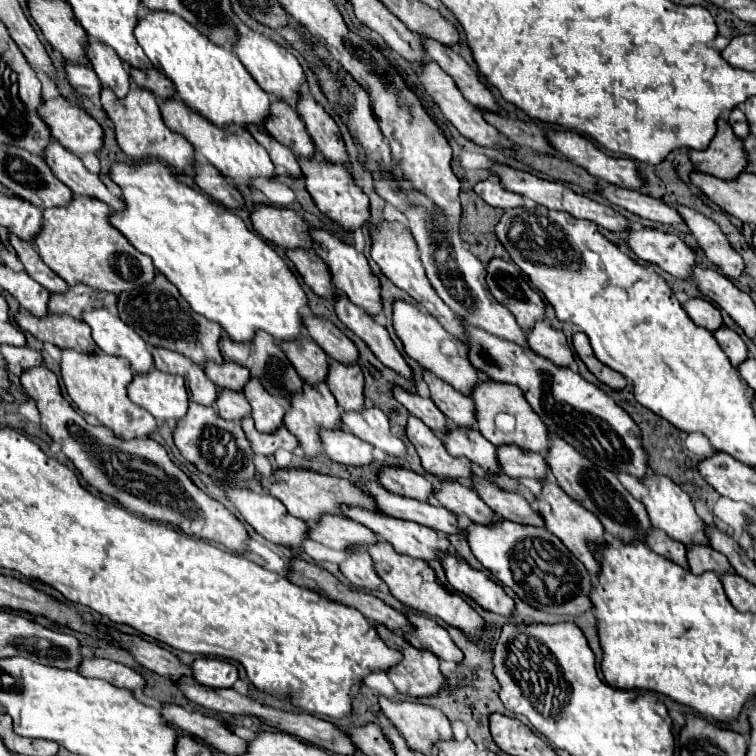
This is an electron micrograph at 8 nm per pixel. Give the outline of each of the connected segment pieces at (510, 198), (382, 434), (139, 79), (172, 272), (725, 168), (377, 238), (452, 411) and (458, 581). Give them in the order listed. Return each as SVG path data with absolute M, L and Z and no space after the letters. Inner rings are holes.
M484 180L484 182L478 182L474 192L490 206L494 208L502 208L502 210L508 210L508 208L516 208L516 206L522 206L524 204L524 198L520 194L514 194L510 190L506 190L502 184L494 182L494 180Z
M364 406L360 412L342 412L342 428L382 448L386 454L402 456L406 452L404 442L390 432L388 416L378 406Z
M128 68L128 74L130 74L130 80L140 86L140 88L146 88L150 92L154 92L156 96L160 98L166 98L166 96L172 96L174 94L174 86L172 86L172 80L168 80L168 76L164 76L160 70L156 68L148 68L148 70L136 70L136 68Z
M144 160L134 164L112 164L108 176L122 188L124 210L110 214L110 224L120 230L130 244L150 256L160 270L192 306L192 310L208 320L218 322L236 342L248 342L256 330L268 332L274 340L294 340L302 332L300 308L308 306L306 294L286 262L256 232L248 230L240 216L220 206L210 196L176 180L176 174L160 160Z
M718 120L718 132L706 150L692 150L690 160L698 172L720 180L738 178L748 166L748 152L732 132L728 120Z
M382 220L376 226L368 226L370 230L370 238L372 238L372 260L380 266L382 274L386 278L390 278L398 288L406 290L416 302L420 302L430 314L434 314L438 318L438 322L444 326L444 330L448 330L452 336L456 336L460 342L466 342L466 332L464 326L460 324L460 320L452 314L452 310L436 296L436 292L432 290L432 284L428 282L426 274L424 274L424 266L420 262L418 256L418 246L412 238L412 234L408 232L408 228L400 222L388 222Z
M424 370L424 380L426 380L428 388L430 388L430 398L432 398L432 402L444 412L444 416L446 416L452 424L476 426L472 398L460 394L458 390L454 390L450 384L446 384L444 380L440 380L438 376L434 376L434 374L428 372L428 370Z
M446 554L440 558L440 562L444 566L446 580L454 590L458 590L464 596L470 596L484 610L502 616L514 614L514 600L488 574L472 568L466 560L462 560L456 554Z

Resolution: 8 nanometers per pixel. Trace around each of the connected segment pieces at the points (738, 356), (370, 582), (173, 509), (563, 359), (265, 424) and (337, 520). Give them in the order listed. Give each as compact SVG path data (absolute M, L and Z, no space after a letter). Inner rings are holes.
M720 326L716 332L714 332L714 338L718 340L720 348L728 354L728 358L732 360L734 366L738 366L740 362L744 362L748 358L748 350L746 350L746 344L742 342L742 338L738 336L736 330L728 328L728 326Z
M356 550L350 552L350 556L340 564L340 572L358 588L368 588L368 590L376 590L380 586L380 578L374 572L372 566L372 558L366 550Z
M46 366L28 368L22 372L20 382L28 396L36 402L42 428L48 436L62 446L62 452L74 462L82 478L106 496L118 500L134 514L150 520L172 524L188 536L224 544L232 552L248 550L248 534L244 524L236 520L220 502L206 496L166 454L166 450L152 438L120 440L110 428L90 426L62 396L58 378Z
M538 320L532 326L532 330L526 332L526 336L528 336L528 346L534 352L538 352L540 356L552 360L558 366L572 366L574 364L572 350L568 346L562 330L556 330L548 322Z
M256 378L248 380L244 396L252 406L252 418L258 432L274 432L290 408L290 402L284 396L272 396Z
M320 514L320 518L310 524L308 538L334 550L348 550L352 544L366 548L376 542L374 532L342 514Z

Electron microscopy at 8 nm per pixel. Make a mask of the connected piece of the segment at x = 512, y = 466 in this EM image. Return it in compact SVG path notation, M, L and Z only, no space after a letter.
M502 444L496 450L496 460L502 472L510 478L534 478L542 480L546 476L546 460L538 452L524 452L516 444Z

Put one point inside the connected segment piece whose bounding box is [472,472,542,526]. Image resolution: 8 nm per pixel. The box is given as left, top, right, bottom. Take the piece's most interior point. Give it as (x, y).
(509, 505)

